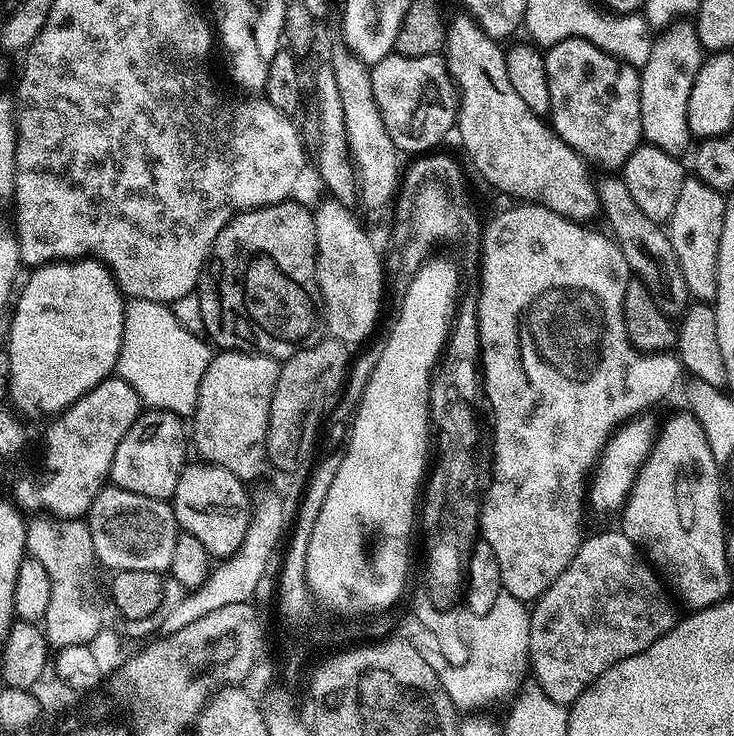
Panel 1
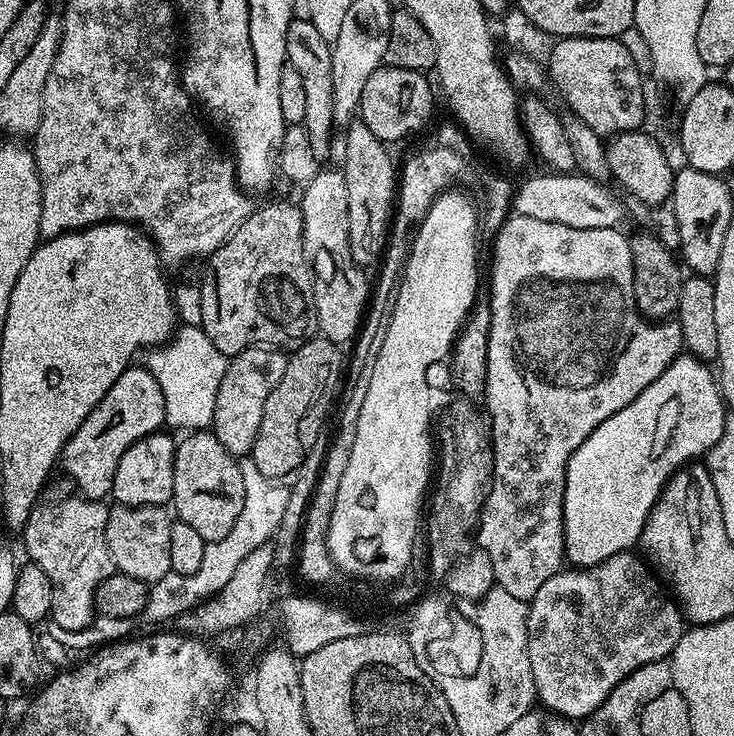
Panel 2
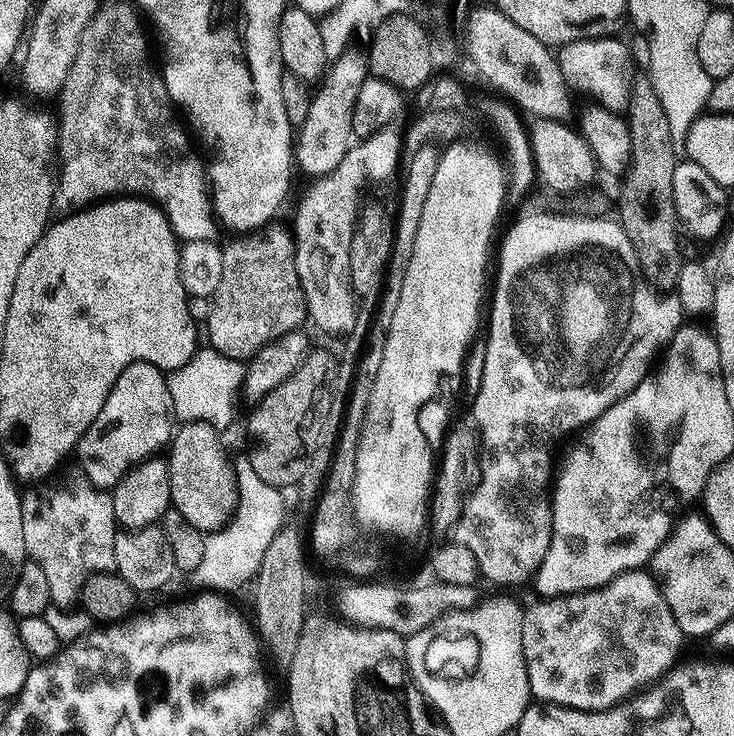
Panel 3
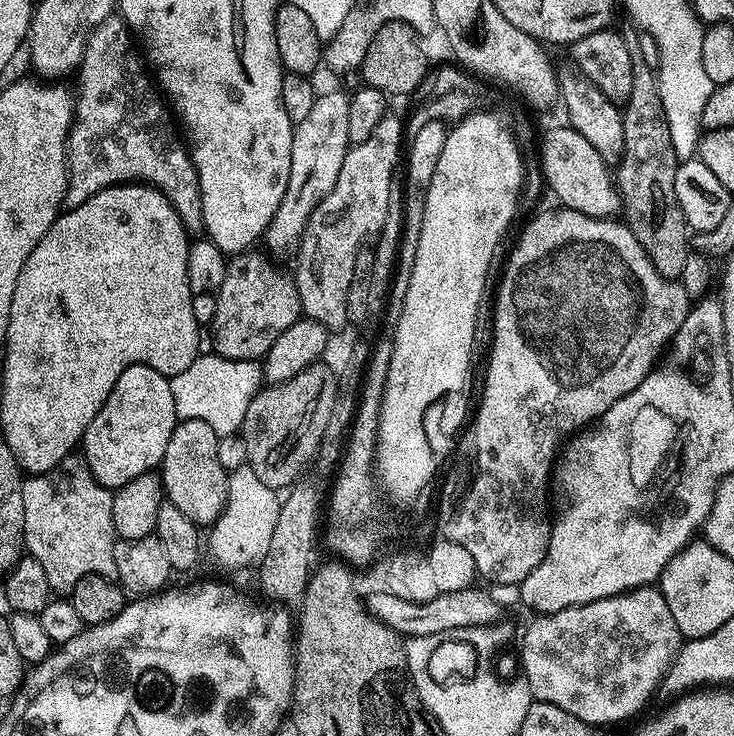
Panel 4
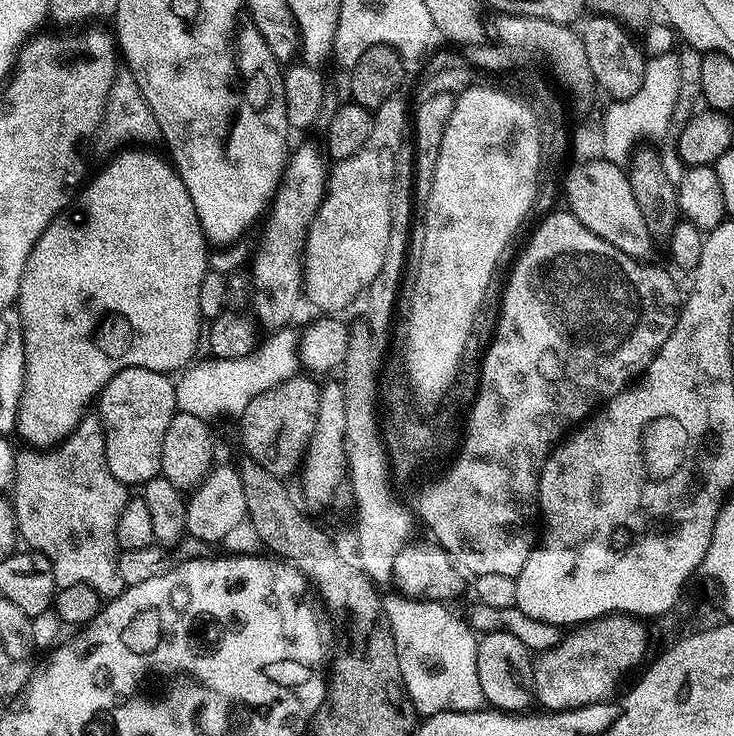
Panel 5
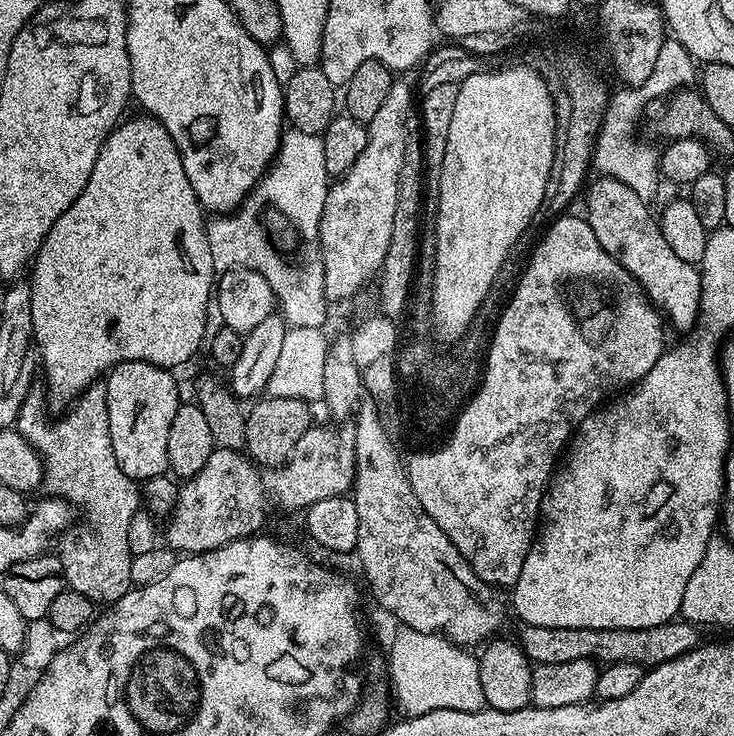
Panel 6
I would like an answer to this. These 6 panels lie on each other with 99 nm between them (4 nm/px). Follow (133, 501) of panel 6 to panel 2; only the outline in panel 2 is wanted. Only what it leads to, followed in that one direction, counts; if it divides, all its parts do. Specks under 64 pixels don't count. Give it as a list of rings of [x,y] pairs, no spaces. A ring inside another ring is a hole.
[[[63,479],[45,484],[30,510],[22,535],[27,559],[42,566],[46,578],[50,578],[50,586],[54,586],[51,623],[65,630],[81,631],[92,626],[98,615],[98,586],[116,571],[104,537],[110,508],[107,503],[82,495],[71,479]]]

